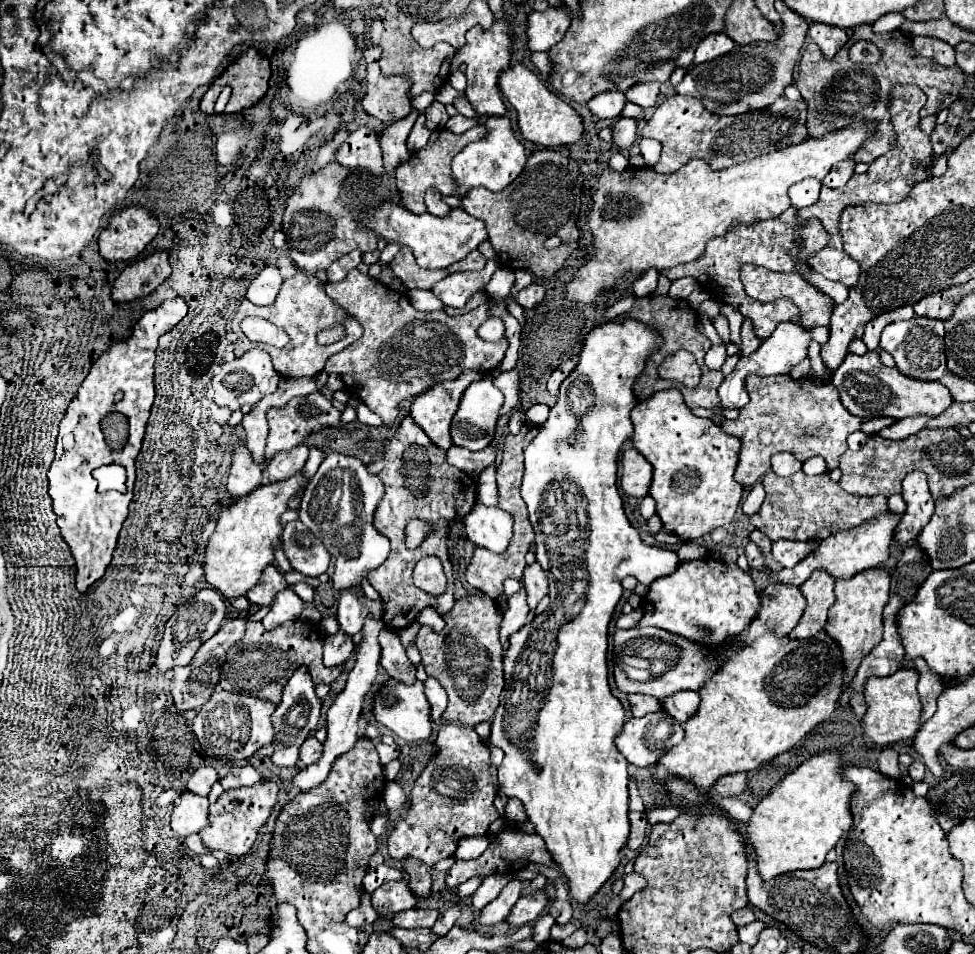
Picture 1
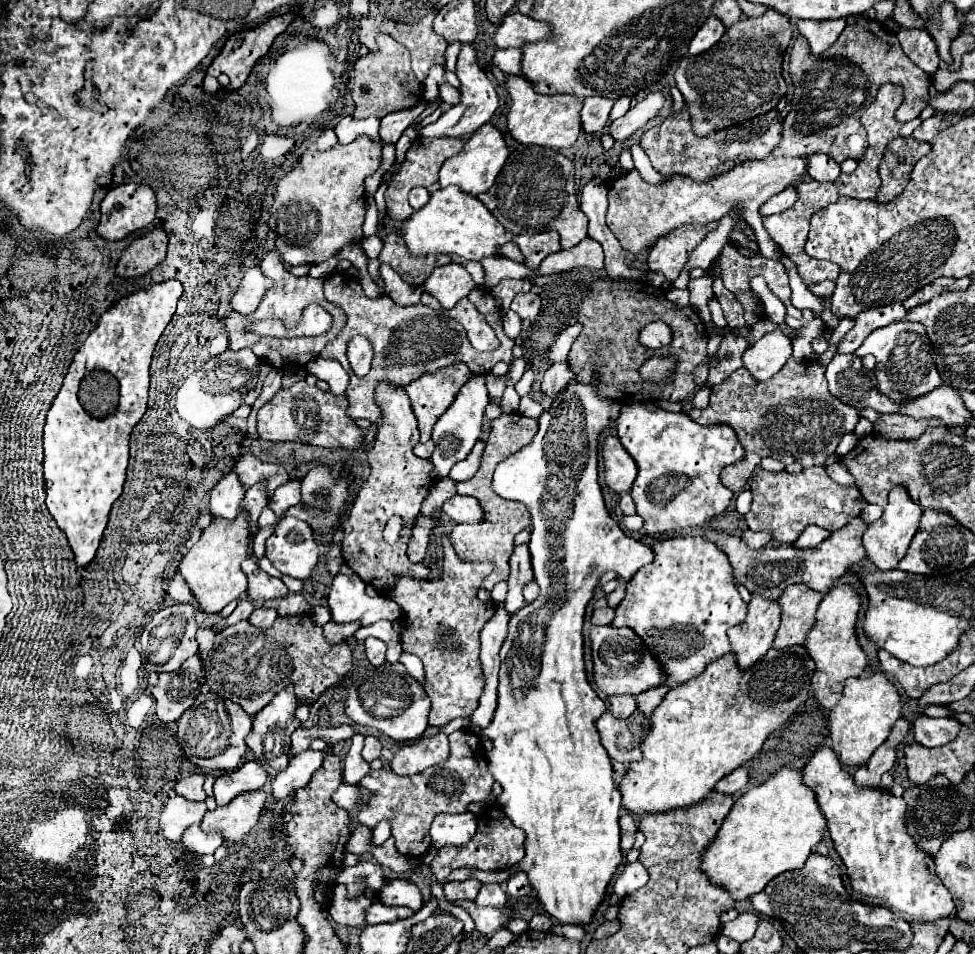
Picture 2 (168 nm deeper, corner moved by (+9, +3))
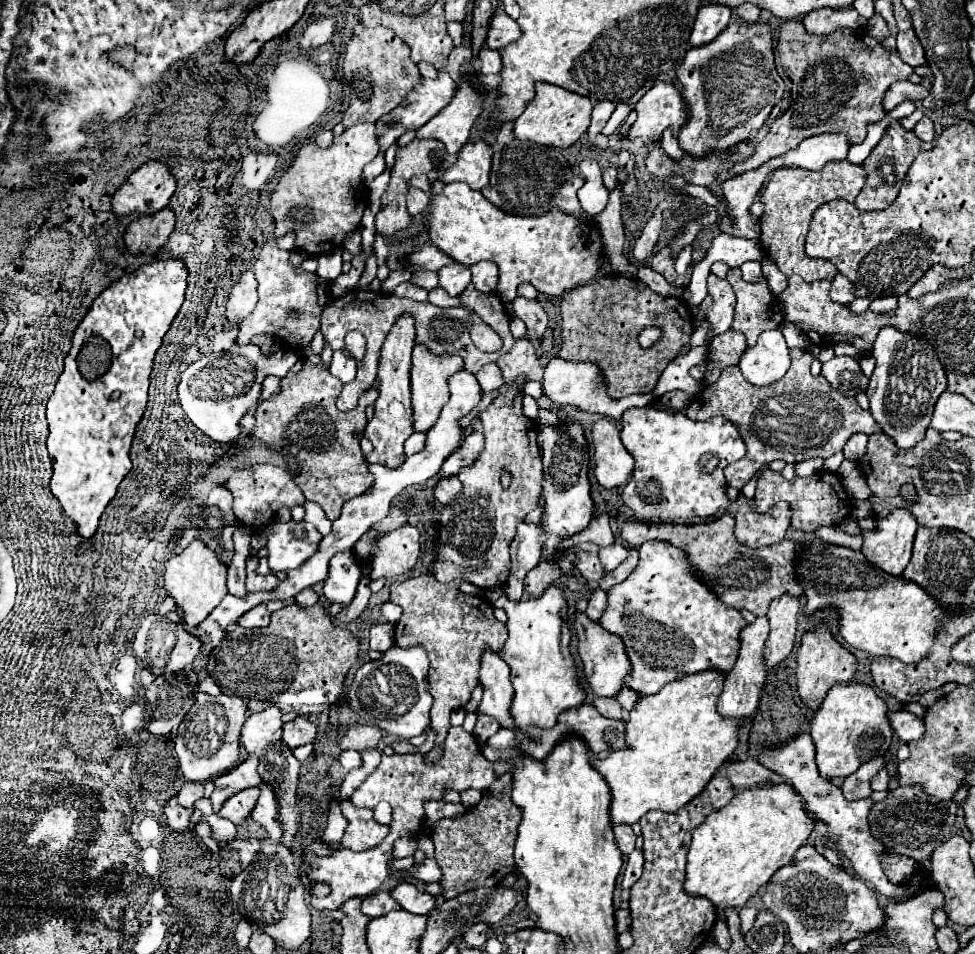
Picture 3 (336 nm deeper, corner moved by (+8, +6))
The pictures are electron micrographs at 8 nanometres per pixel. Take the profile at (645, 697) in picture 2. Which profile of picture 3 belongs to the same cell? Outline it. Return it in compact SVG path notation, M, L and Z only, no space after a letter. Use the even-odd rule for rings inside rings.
M623 687L621 693L617 695L617 701L619 701L621 707L627 709L627 711L631 711L631 709L637 705L637 699L641 699L641 695L639 695L637 691L633 691L631 687Z

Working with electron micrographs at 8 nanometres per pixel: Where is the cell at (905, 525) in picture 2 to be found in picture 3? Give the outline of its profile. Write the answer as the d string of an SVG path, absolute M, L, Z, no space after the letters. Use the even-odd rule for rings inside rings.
M909 509L891 511L885 519L877 519L875 529L863 531L861 553L885 573L901 575L911 559L915 531L917 521Z

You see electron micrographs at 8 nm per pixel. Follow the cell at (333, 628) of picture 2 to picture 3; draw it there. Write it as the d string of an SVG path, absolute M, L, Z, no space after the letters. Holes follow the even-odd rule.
M365 565L365 567L361 567L363 569L363 577L361 577L361 583L359 583L359 587L357 587L357 595L355 595L355 599L347 605L347 607L343 607L341 609L341 613L337 613L335 615L335 621L339 623L339 625L347 625L347 623L353 623L365 609L367 609L367 605L369 605L369 597L371 597L371 591L369 591L369 565Z

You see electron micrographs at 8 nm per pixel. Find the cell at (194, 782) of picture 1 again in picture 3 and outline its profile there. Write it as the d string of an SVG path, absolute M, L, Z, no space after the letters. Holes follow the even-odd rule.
M193 781L183 783L177 797L179 797L179 803L183 807L193 807L193 803L203 797L203 783L193 783Z

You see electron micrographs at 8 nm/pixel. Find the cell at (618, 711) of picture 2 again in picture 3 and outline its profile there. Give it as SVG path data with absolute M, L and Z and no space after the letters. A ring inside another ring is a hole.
M597 697L595 703L597 711L601 711L603 717L611 717L611 719L627 719L627 711L623 707L619 707L615 697Z

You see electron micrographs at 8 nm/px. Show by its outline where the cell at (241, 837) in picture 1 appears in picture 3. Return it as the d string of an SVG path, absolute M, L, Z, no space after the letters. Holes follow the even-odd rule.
M251 787L251 789L243 789L243 791L235 793L233 797L229 797L223 803L219 815L229 819L229 821L233 821L235 825L241 825L251 815L251 811L253 811L253 807L257 803L259 793L261 793L259 787Z

